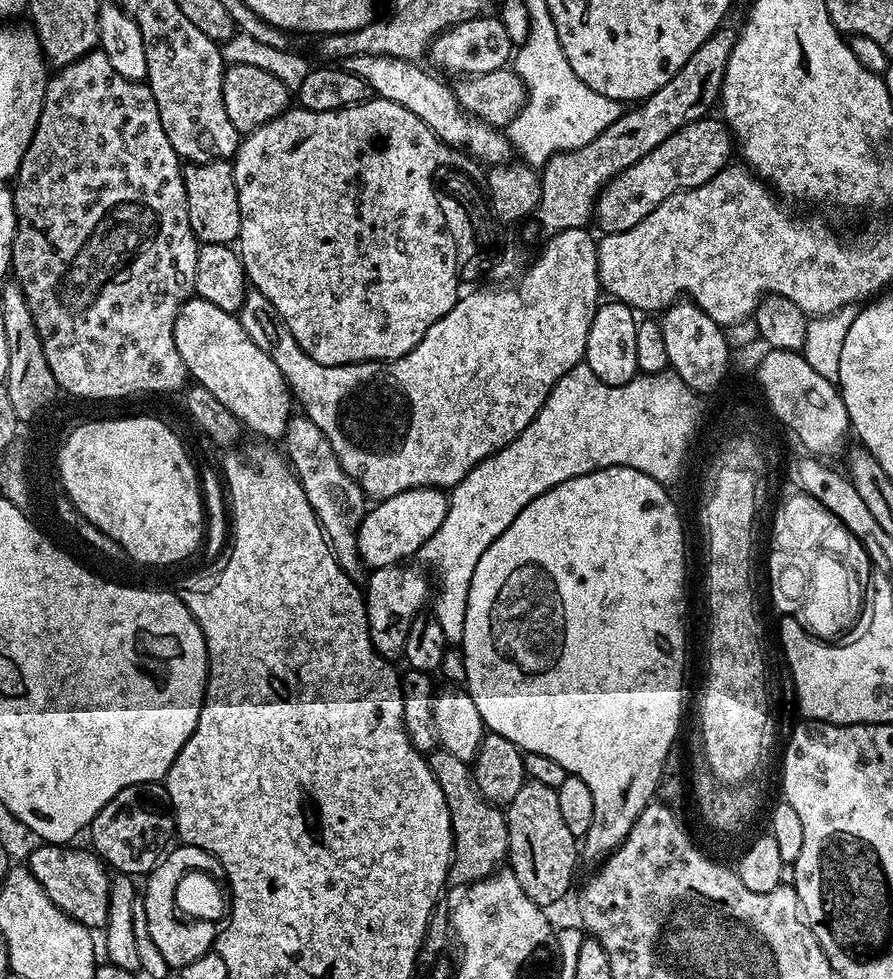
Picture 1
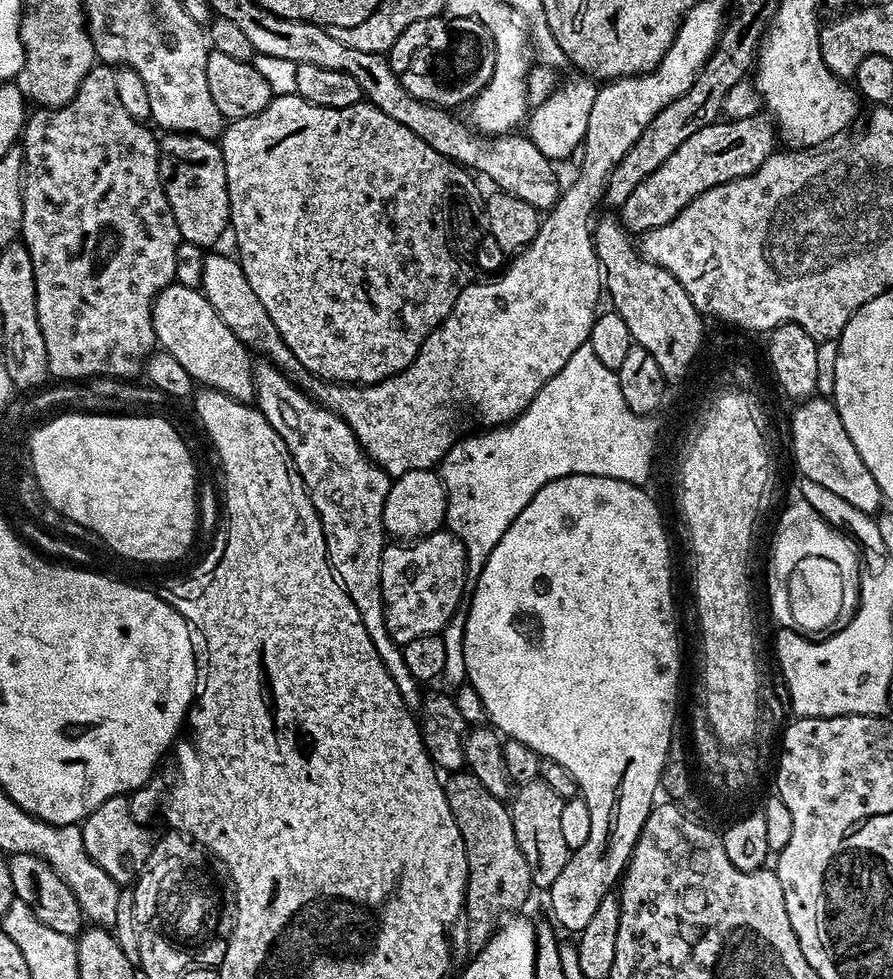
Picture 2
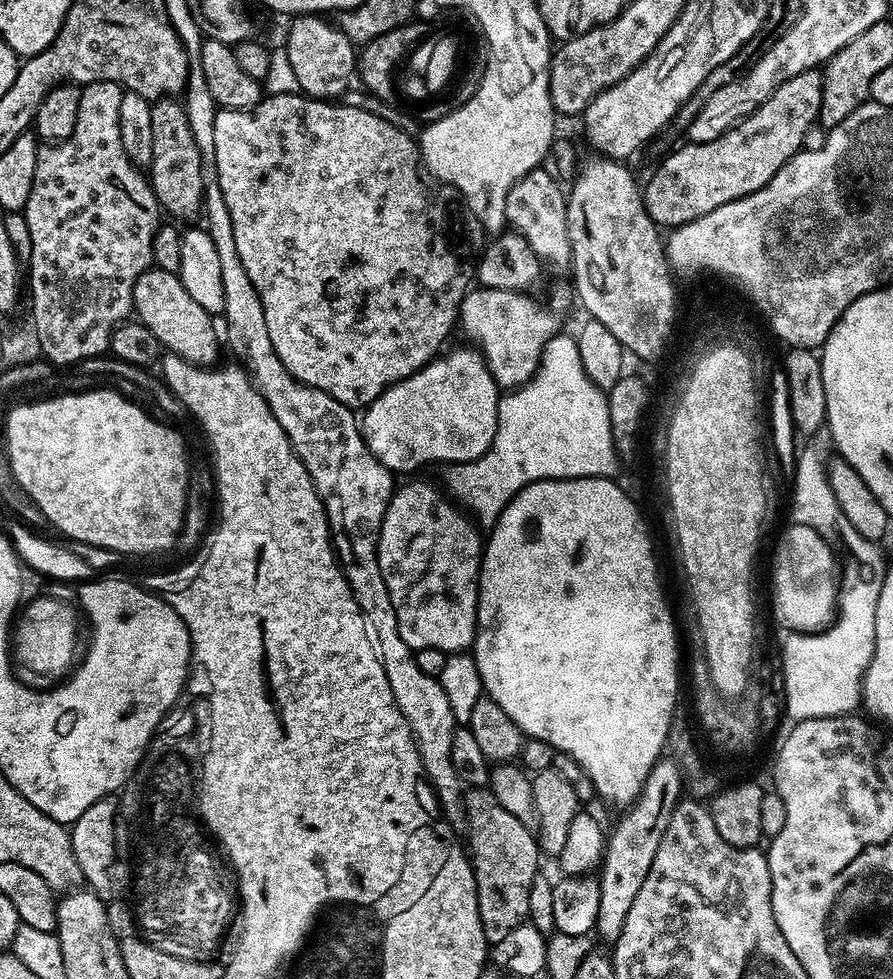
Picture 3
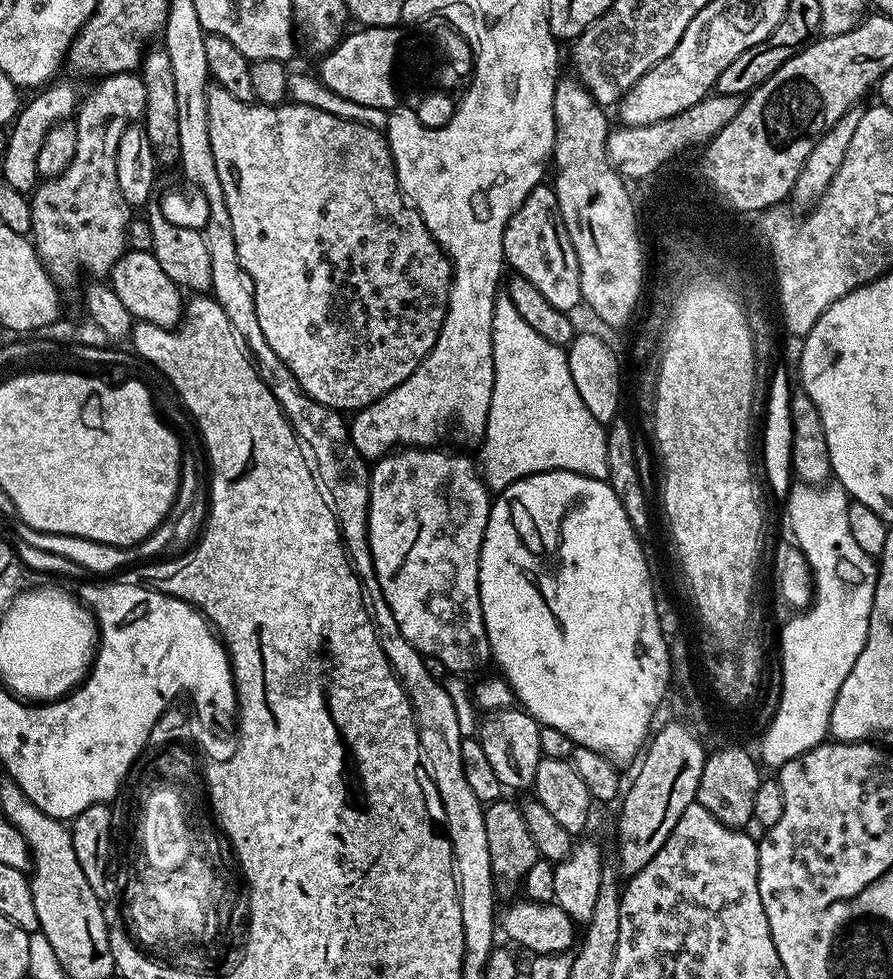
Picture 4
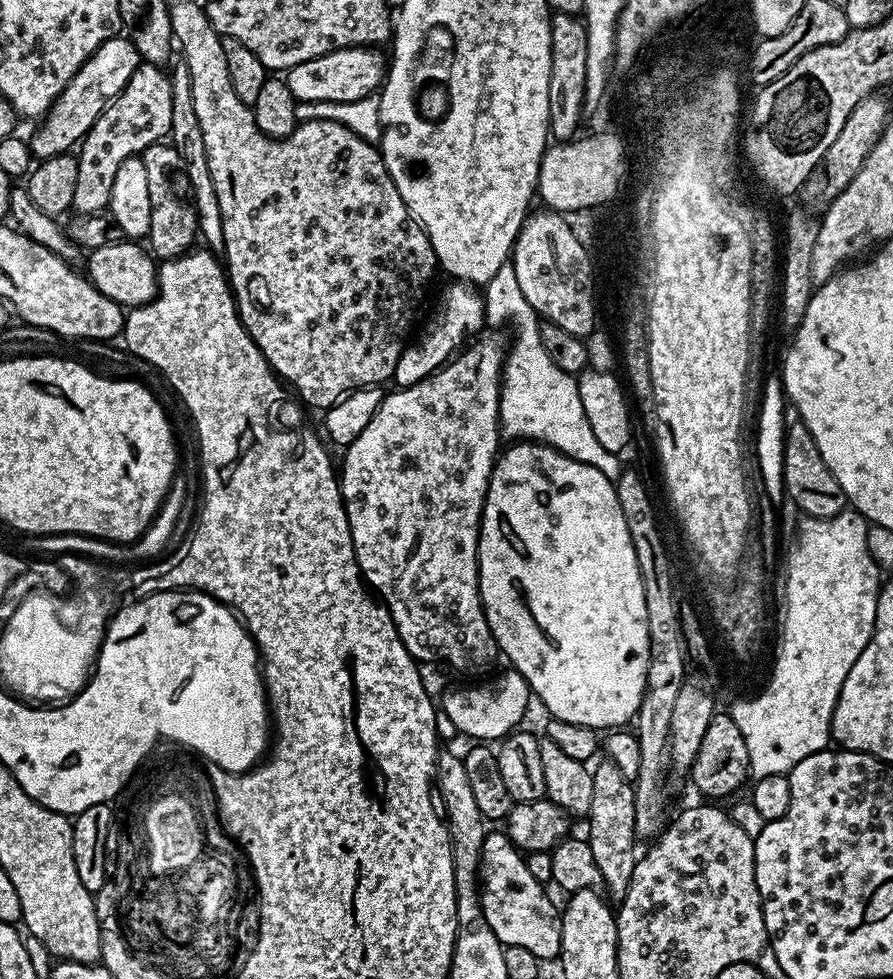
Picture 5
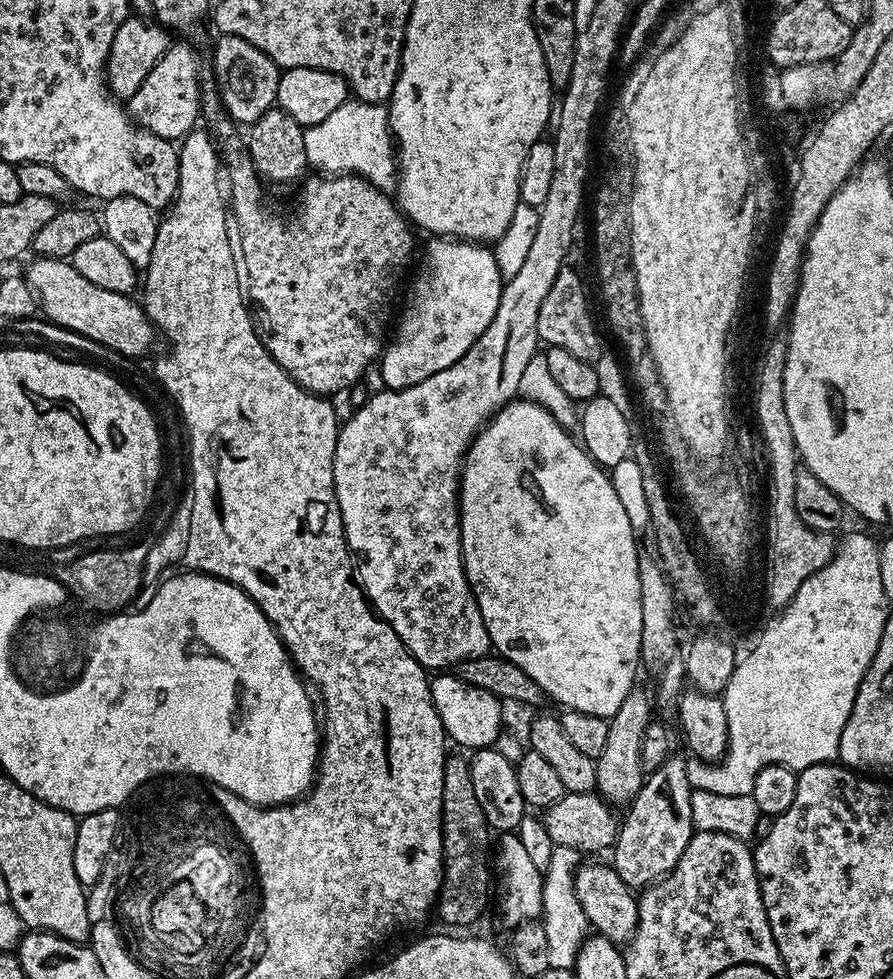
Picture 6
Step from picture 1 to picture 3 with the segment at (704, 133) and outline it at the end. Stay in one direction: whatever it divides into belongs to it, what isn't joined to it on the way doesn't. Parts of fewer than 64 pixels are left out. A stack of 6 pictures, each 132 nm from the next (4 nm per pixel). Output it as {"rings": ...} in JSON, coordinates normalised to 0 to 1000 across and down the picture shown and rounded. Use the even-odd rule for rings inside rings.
{"rings":[[[914,72],[899,74],[876,84],[853,108],[804,142],[785,147],[766,145],[736,170],[726,189],[720,189],[721,209],[728,223],[735,230],[751,235],[858,190],[858,186],[880,170],[884,161],[901,150],[905,130],[915,126],[922,99],[919,75]]]}

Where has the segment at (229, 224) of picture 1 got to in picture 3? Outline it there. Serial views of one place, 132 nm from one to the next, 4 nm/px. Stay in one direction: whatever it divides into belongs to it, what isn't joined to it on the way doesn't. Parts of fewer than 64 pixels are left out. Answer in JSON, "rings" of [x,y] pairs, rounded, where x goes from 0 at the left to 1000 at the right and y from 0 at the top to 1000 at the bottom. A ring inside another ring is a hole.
{"rings":[[[184,100],[170,106],[170,132],[172,133],[172,153],[168,169],[168,187],[180,213],[206,227],[225,220],[226,183],[224,184],[224,151],[219,148],[213,133],[211,117],[206,115],[205,105],[193,100]]]}

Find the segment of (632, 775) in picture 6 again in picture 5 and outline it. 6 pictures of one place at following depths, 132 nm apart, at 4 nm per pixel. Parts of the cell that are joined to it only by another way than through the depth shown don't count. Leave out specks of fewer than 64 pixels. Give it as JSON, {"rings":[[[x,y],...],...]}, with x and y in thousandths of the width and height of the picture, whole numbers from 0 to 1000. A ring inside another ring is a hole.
{"rings":[[[680,774],[673,775],[663,784],[663,798],[665,807],[661,827],[656,835],[656,841],[658,841],[656,857],[661,869],[665,872],[665,880],[670,885],[672,893],[672,903],[680,918],[693,921],[701,917],[701,913],[705,909],[705,897],[710,893],[714,877],[714,869],[712,870],[712,861],[714,861],[712,806],[709,798],[703,797],[701,791],[697,791],[697,787],[692,787],[692,782],[688,782],[688,778]]]}

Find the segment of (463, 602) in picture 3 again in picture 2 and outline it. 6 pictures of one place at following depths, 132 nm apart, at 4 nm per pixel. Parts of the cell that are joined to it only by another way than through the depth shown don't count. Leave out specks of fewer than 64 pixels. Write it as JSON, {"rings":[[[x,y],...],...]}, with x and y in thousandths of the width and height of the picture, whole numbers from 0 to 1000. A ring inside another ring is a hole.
{"rings":[[[494,541],[460,554],[436,555],[428,566],[428,611],[432,627],[432,644],[437,644],[437,652],[441,652],[443,658],[451,660],[464,656],[464,652],[496,647],[497,640],[502,638],[504,631],[521,612],[520,597],[522,598],[523,586],[522,562],[507,543]]]}

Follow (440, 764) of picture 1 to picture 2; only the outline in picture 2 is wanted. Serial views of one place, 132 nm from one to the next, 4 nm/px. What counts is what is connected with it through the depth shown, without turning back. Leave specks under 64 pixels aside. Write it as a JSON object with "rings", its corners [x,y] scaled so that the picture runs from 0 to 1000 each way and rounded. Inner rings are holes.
{"rings":[[[507,789],[496,798],[499,819],[504,823],[504,831],[508,831],[508,840],[513,840],[513,848],[517,852],[517,860],[522,868],[524,910],[525,914],[538,913],[540,927],[523,926],[520,932],[522,942],[522,966],[523,975],[531,978],[539,973],[544,962],[554,952],[559,940],[567,935],[582,930],[597,908],[597,901],[594,897],[594,885],[589,885],[589,876],[585,876],[585,868],[580,864],[580,856],[576,856],[576,840],[570,822],[563,817],[553,815],[540,799],[527,789]]]}

